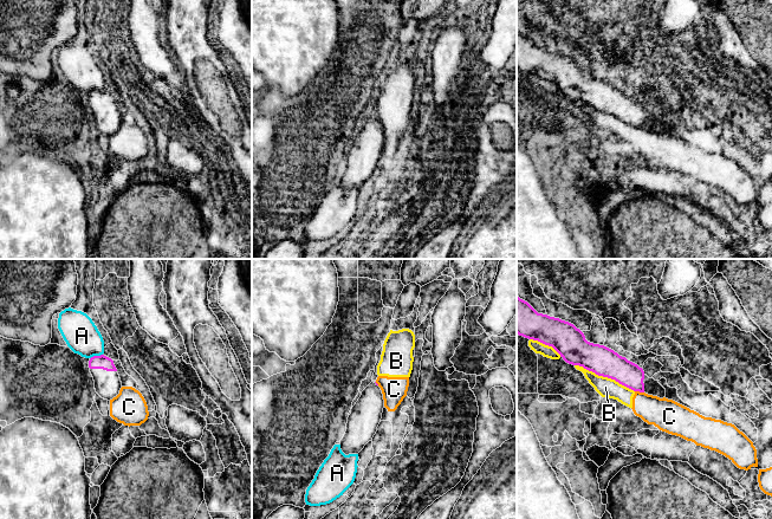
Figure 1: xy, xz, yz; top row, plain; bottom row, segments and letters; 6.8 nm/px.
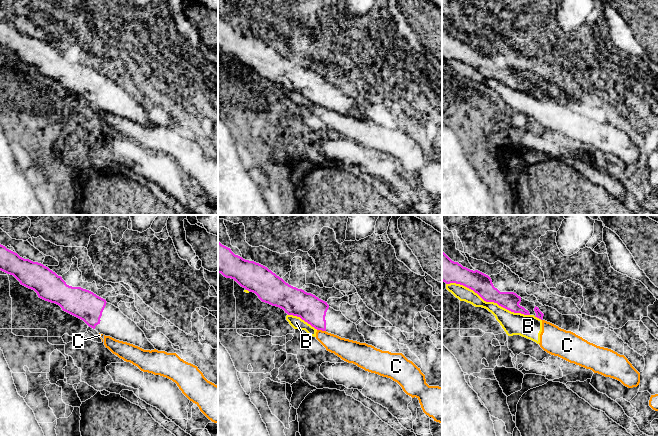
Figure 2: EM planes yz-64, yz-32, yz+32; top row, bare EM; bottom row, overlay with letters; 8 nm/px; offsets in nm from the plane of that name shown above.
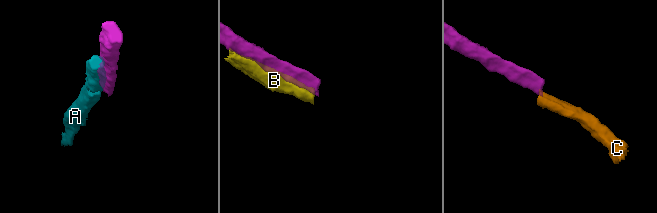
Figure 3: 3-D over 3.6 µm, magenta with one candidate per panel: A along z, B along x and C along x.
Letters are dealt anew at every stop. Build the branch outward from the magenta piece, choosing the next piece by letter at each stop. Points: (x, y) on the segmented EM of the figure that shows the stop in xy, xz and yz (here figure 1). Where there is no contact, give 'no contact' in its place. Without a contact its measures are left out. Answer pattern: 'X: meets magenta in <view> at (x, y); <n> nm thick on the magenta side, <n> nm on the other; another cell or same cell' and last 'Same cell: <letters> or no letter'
A: meets magenta in xy at (96, 356); 100 nm thick on the magenta side, 240 nm on the other; another cell
B: meets magenta in yz at (604, 376); 200 nm thick on the magenta side, 130 nm on the other; another cell
C: meets magenta in yz at (640, 391); 170 nm thick on the magenta side, 220 nm on the other; another cell
Same cell: no letter

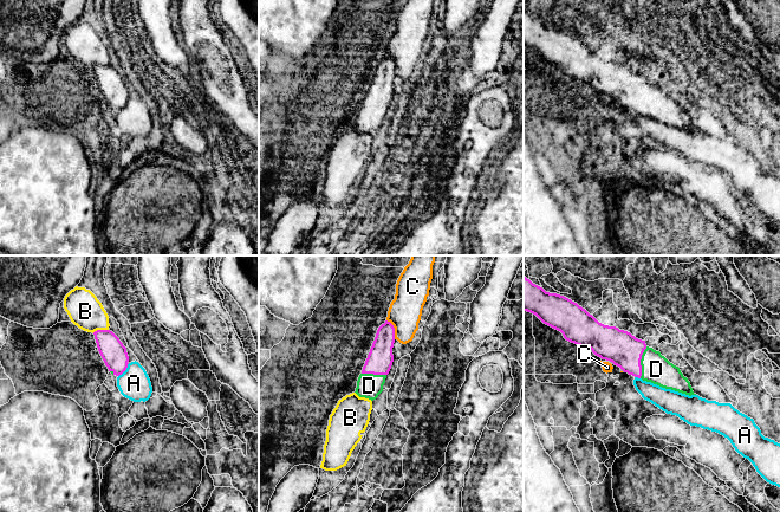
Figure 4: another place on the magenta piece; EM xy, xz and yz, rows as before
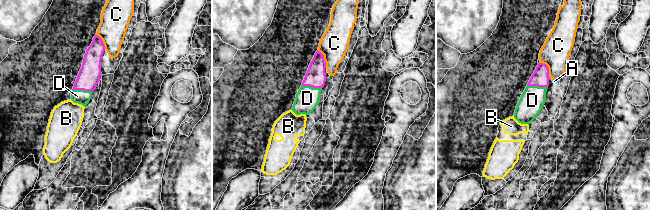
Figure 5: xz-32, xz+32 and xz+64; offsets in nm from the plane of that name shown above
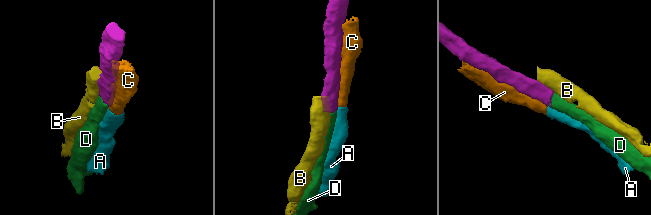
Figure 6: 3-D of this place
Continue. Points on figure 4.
A: meets magenta in xy at (124, 370); 170 nm thick on the magenta side, 220 nm on the other; another cell
B: meets magenta in xy at (99, 330); 170 nm thick on the magenta side, 240 nm on the other; another cell
C: meets magenta in xz at (394, 329); 180 nm thick on the magenta side, 220 nm on the other; another cell
D: meets magenta in yz at (639, 362); 240 nm thick on the magenta side, 190 nm on the other; same cell
Same cell: D

